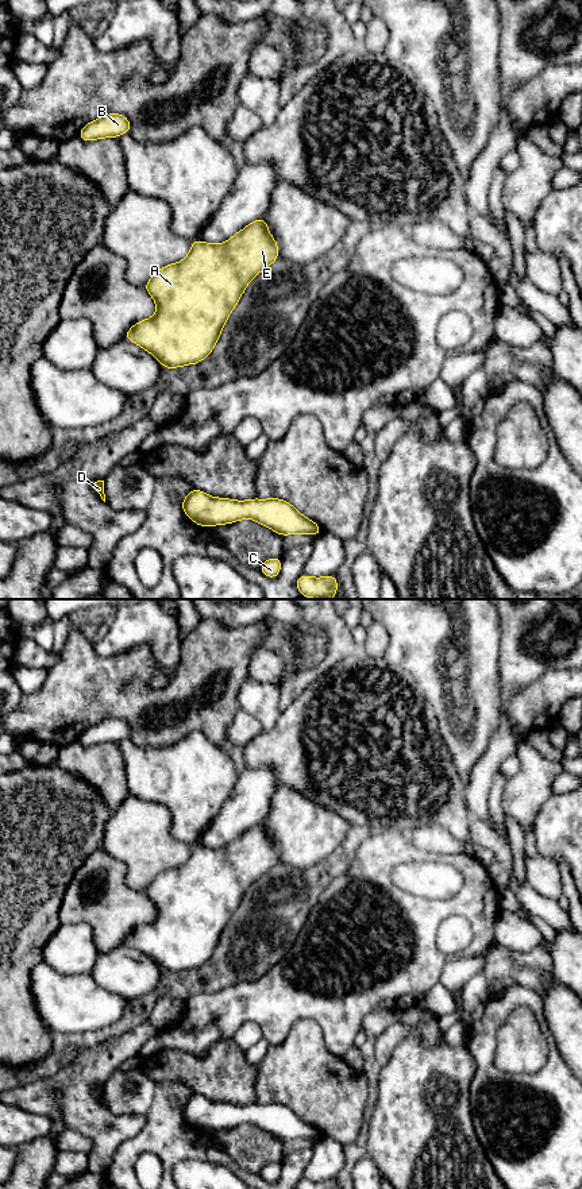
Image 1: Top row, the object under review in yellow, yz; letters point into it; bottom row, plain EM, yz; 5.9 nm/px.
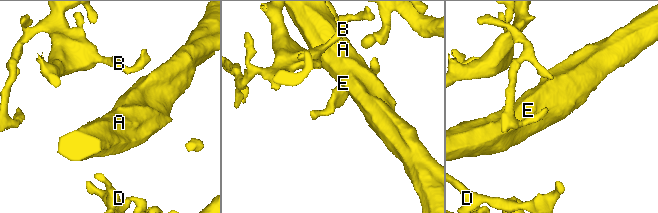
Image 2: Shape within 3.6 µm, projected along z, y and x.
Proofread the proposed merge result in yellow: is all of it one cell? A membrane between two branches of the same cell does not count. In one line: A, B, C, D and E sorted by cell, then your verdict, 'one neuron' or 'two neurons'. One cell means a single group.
groups A B C D E; one neuron

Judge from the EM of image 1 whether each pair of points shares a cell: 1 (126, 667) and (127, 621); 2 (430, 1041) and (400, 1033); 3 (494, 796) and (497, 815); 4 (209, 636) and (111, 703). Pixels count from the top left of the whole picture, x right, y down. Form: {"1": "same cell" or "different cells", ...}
{"1": "different cells", "2": "same cell", "3": "same cell", "4": "same cell"}

